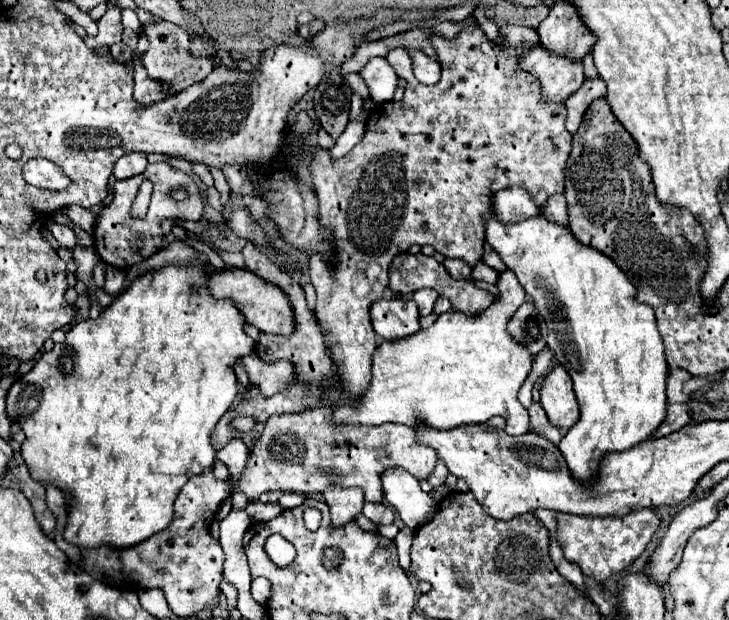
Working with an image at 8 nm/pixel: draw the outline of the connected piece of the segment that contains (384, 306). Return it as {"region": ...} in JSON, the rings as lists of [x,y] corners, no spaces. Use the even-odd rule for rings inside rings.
{"region":[[[412,298],[378,300],[372,310],[374,332],[382,340],[400,340],[420,330],[420,314]]]}

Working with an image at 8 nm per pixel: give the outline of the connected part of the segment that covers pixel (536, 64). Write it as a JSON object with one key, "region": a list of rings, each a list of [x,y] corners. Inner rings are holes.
{"region":[[[532,46],[520,60],[520,68],[540,80],[546,102],[564,102],[582,82],[582,62],[548,54],[542,46]]]}

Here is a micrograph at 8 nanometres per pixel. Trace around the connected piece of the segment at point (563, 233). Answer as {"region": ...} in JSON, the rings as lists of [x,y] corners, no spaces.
{"region":[[[492,202],[493,209],[486,222],[486,242],[500,254],[502,262],[516,274],[516,278],[520,280],[522,288],[526,290],[526,294],[532,298],[532,302],[536,304],[538,312],[544,316],[546,324],[548,324],[548,346],[552,348],[552,352],[556,354],[556,360],[566,368],[566,372],[570,374],[572,382],[574,382],[574,392],[576,392],[576,400],[580,404],[580,420],[562,436],[558,448],[562,452],[562,456],[566,458],[566,464],[572,472],[572,478],[576,478],[580,484],[592,484],[598,476],[598,466],[602,462],[602,458],[608,454],[608,452],[618,452],[618,450],[628,450],[644,440],[648,440],[658,424],[664,422],[664,416],[666,416],[666,376],[668,376],[668,364],[666,364],[666,358],[664,358],[664,344],[660,340],[660,334],[658,334],[658,328],[656,328],[656,318],[654,318],[654,310],[642,302],[636,300],[636,288],[630,284],[630,280],[624,276],[624,272],[608,258],[604,256],[602,252],[594,250],[594,248],[588,248],[584,244],[580,244],[572,232],[568,228],[562,228],[546,218],[542,218],[540,214],[534,216],[534,218],[528,218],[524,222],[516,222],[516,224],[504,224],[496,218],[494,211],[494,203]]]}

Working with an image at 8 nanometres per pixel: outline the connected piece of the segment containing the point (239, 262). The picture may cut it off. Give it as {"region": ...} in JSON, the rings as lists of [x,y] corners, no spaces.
{"region":[[[209,243],[208,245],[219,254],[219,256],[225,262],[226,268],[244,268],[244,257],[242,252],[224,252],[218,250],[214,243]]]}

